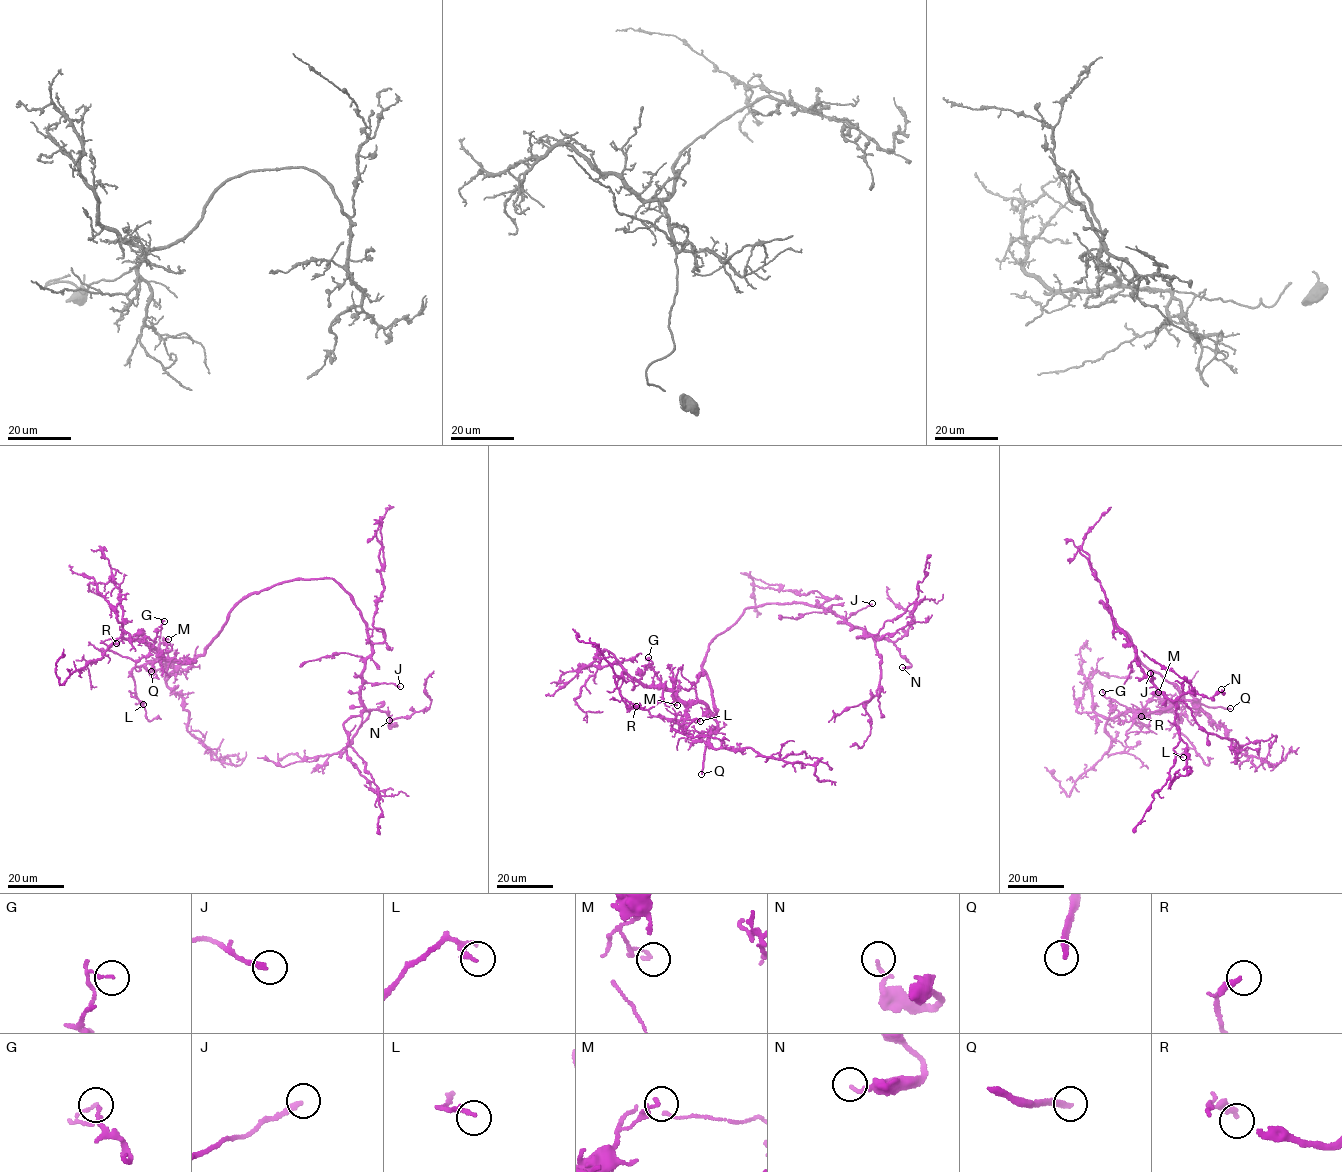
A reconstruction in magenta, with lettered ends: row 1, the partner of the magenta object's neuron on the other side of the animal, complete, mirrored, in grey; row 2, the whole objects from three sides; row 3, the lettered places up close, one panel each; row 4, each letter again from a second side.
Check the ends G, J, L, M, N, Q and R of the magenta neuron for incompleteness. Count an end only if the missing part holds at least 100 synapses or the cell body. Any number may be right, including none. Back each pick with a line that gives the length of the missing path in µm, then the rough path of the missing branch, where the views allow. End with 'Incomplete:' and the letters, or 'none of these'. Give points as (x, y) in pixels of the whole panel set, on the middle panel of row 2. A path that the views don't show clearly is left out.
Q: missing 70 µm; course (701, 774), (701, 792), (685, 843), (663, 867), (669, 873), (668, 879), (663, 881)
Incomplete: Q

